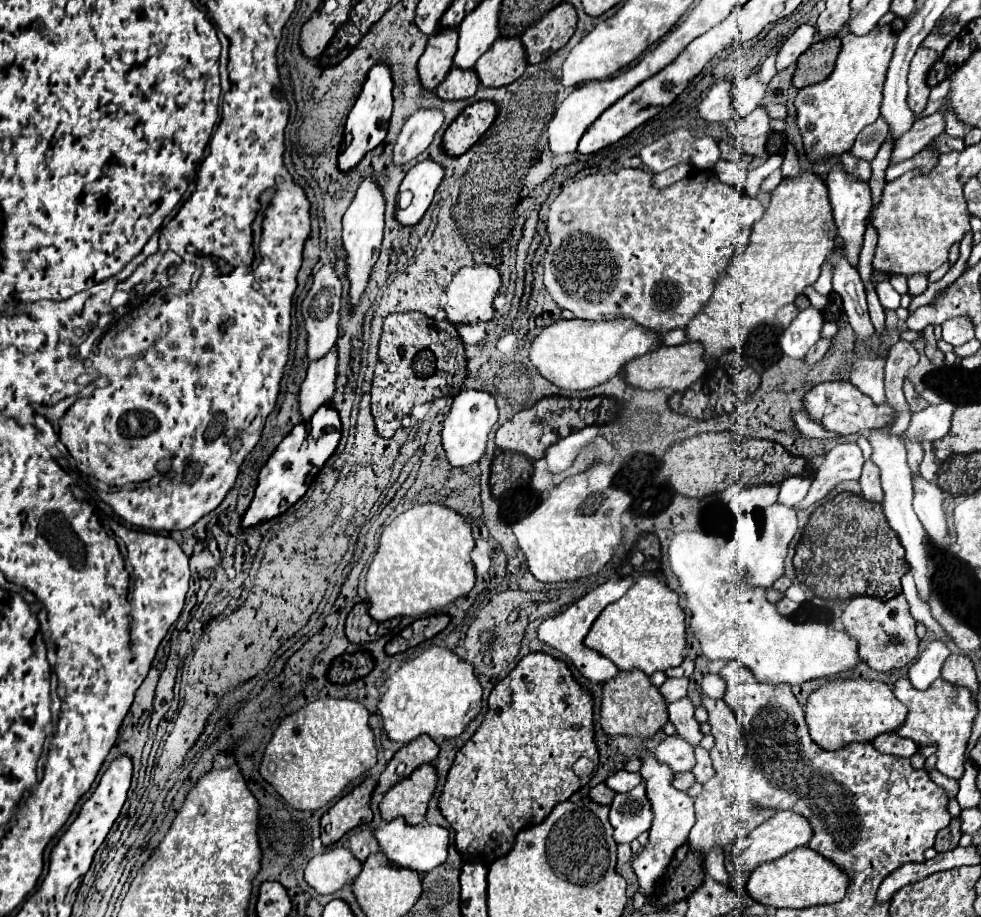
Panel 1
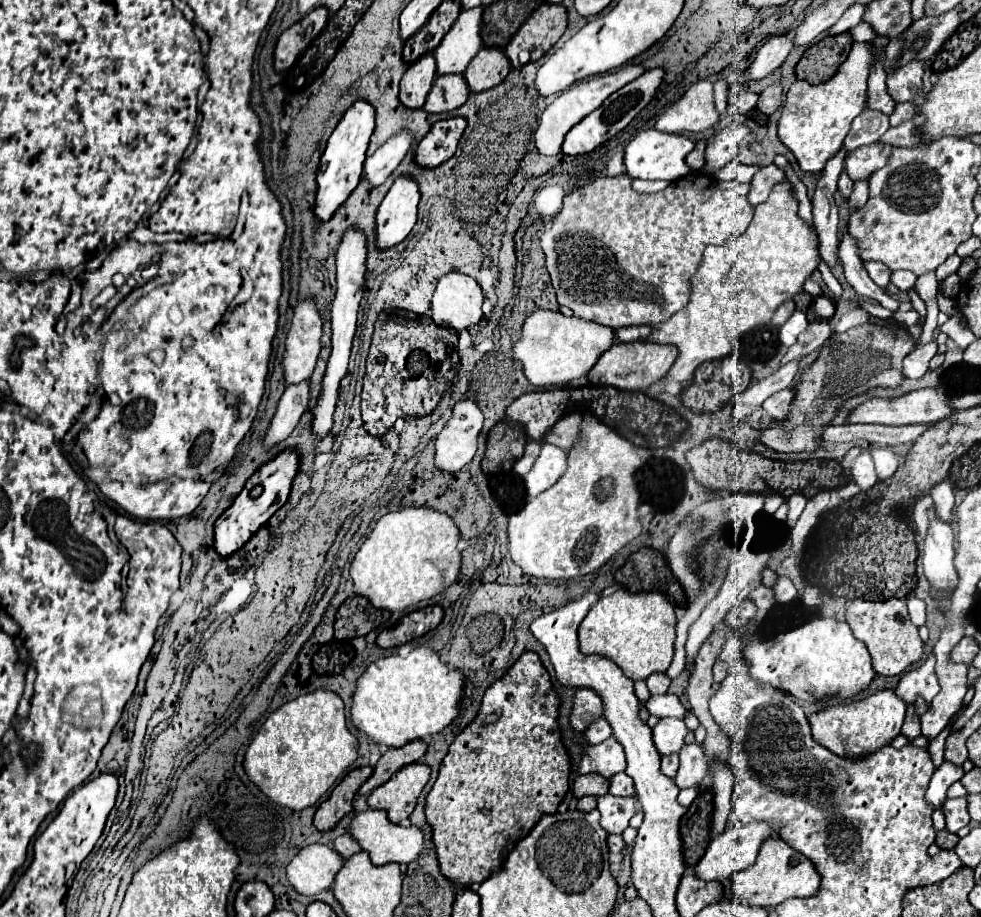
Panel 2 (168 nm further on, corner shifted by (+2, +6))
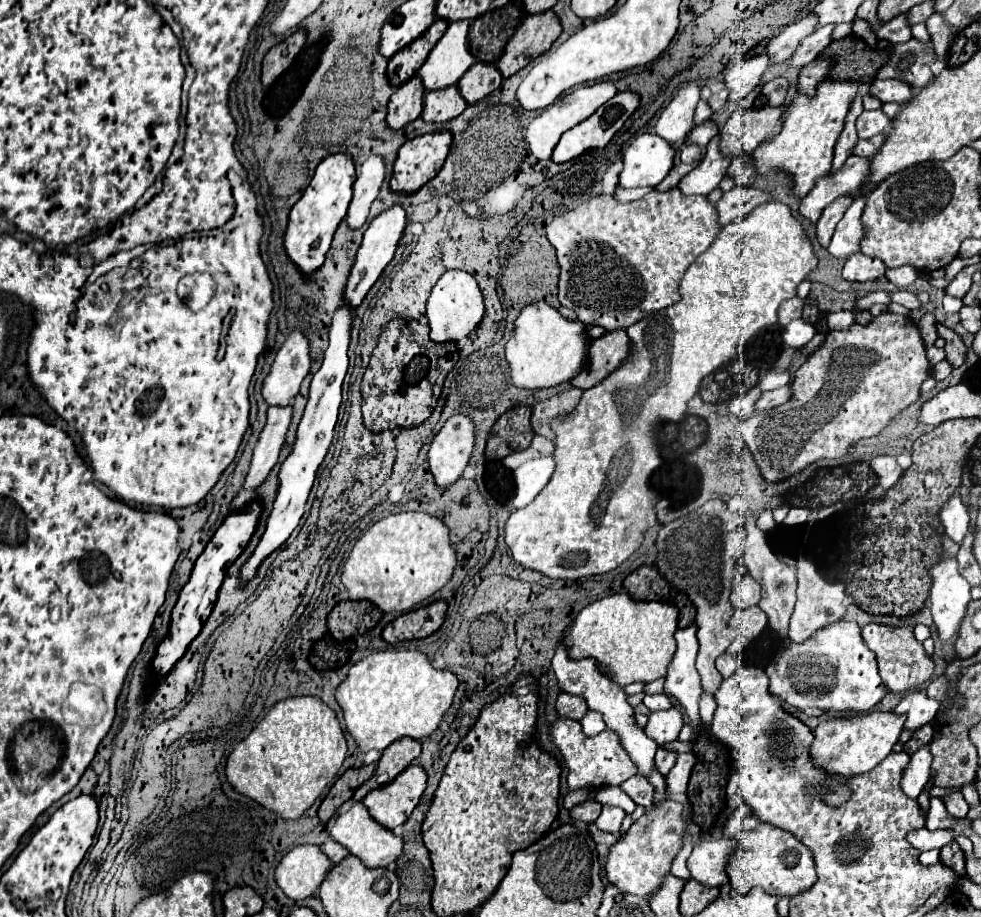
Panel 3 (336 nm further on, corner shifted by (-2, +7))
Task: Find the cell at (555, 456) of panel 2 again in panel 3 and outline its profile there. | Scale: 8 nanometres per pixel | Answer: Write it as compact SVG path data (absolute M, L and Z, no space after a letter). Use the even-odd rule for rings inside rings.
M548 455L548 457L542 457L542 459L534 459L534 461L528 461L528 463L520 465L514 471L514 479L516 477L518 479L516 479L516 493L510 499L510 505L520 509L520 507L528 505L530 501L534 501L536 495L550 481L554 469L556 469L554 455Z

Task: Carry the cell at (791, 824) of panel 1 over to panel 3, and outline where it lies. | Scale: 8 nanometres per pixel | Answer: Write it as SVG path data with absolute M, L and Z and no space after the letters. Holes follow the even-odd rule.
M710 835L704 837L692 851L688 859L688 869L692 879L706 887L720 887L728 883L726 865L730 857L734 857L734 849L738 849L738 841L726 835Z

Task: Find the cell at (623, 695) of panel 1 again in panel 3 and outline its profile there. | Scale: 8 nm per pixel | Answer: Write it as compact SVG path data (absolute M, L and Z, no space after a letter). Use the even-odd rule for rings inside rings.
M560 693L558 695L556 709L558 709L560 717L564 717L564 719L576 719L576 721L580 721L588 713L586 701L582 701L582 697L574 697L570 693Z

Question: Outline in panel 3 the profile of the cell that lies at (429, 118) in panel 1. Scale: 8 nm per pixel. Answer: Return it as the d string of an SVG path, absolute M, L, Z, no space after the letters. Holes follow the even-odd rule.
M370 155L358 171L358 179L354 183L354 197L346 215L346 221L352 229L358 229L364 225L368 217L368 209L372 201L378 197L378 191L386 177L386 161L384 157Z

